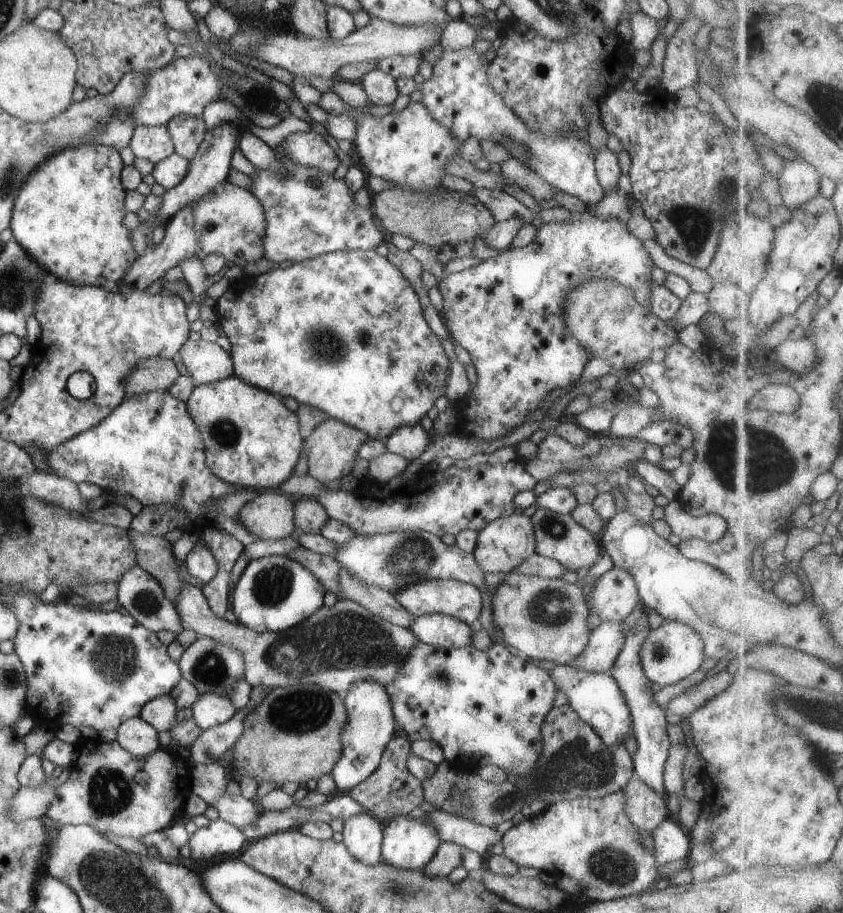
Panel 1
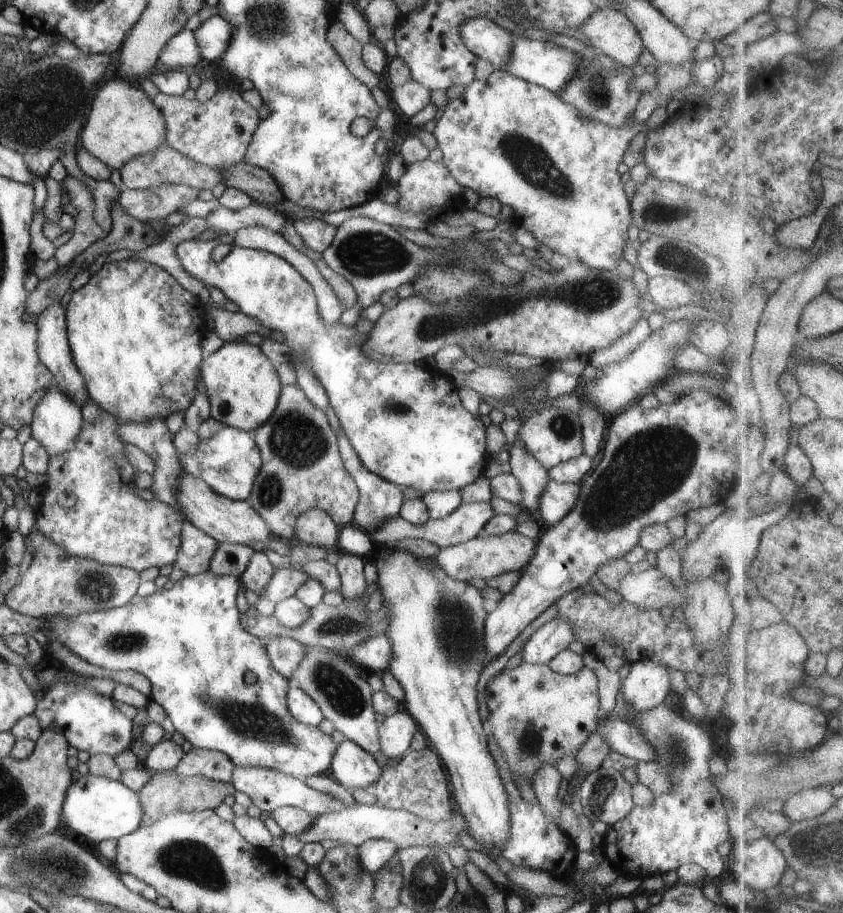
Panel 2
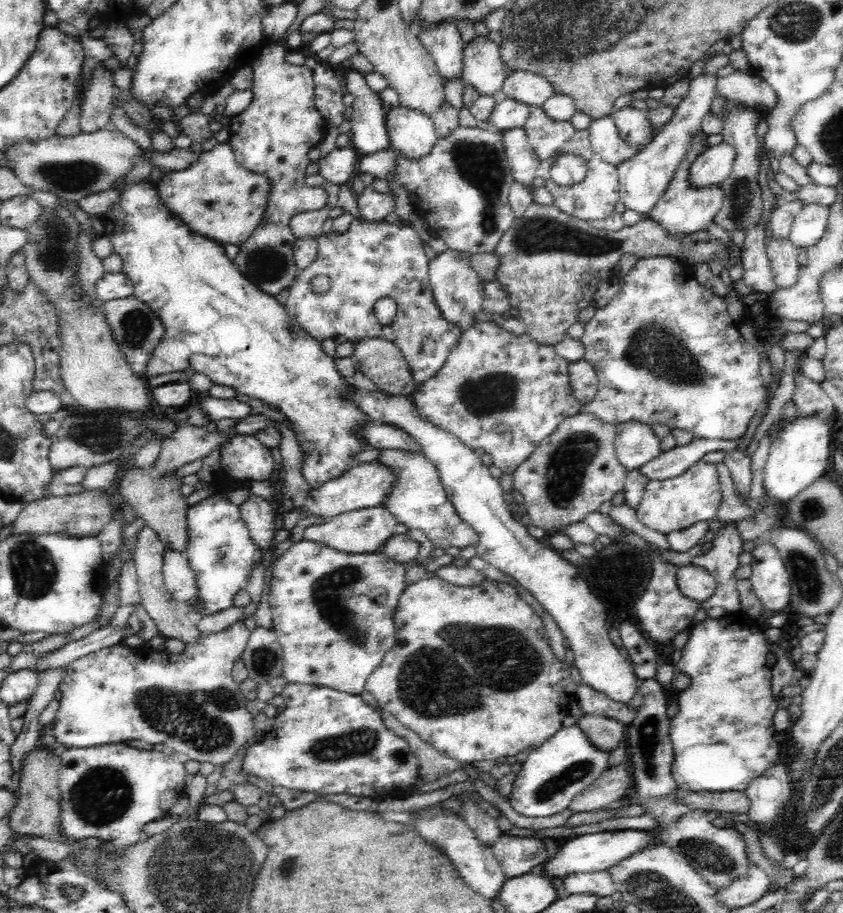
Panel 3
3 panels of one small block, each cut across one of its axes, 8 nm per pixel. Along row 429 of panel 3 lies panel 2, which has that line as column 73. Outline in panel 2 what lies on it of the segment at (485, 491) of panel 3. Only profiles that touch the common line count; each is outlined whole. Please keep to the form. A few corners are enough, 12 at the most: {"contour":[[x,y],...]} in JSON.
{"contour":[[52,383],[34,408],[31,436],[48,456],[82,430],[80,406]]}

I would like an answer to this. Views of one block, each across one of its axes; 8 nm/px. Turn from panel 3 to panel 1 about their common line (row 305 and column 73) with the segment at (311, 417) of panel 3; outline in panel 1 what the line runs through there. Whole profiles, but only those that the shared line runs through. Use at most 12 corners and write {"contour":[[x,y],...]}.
{"contour":[[118,151],[20,186],[13,239],[57,281],[123,292],[138,254]]}

